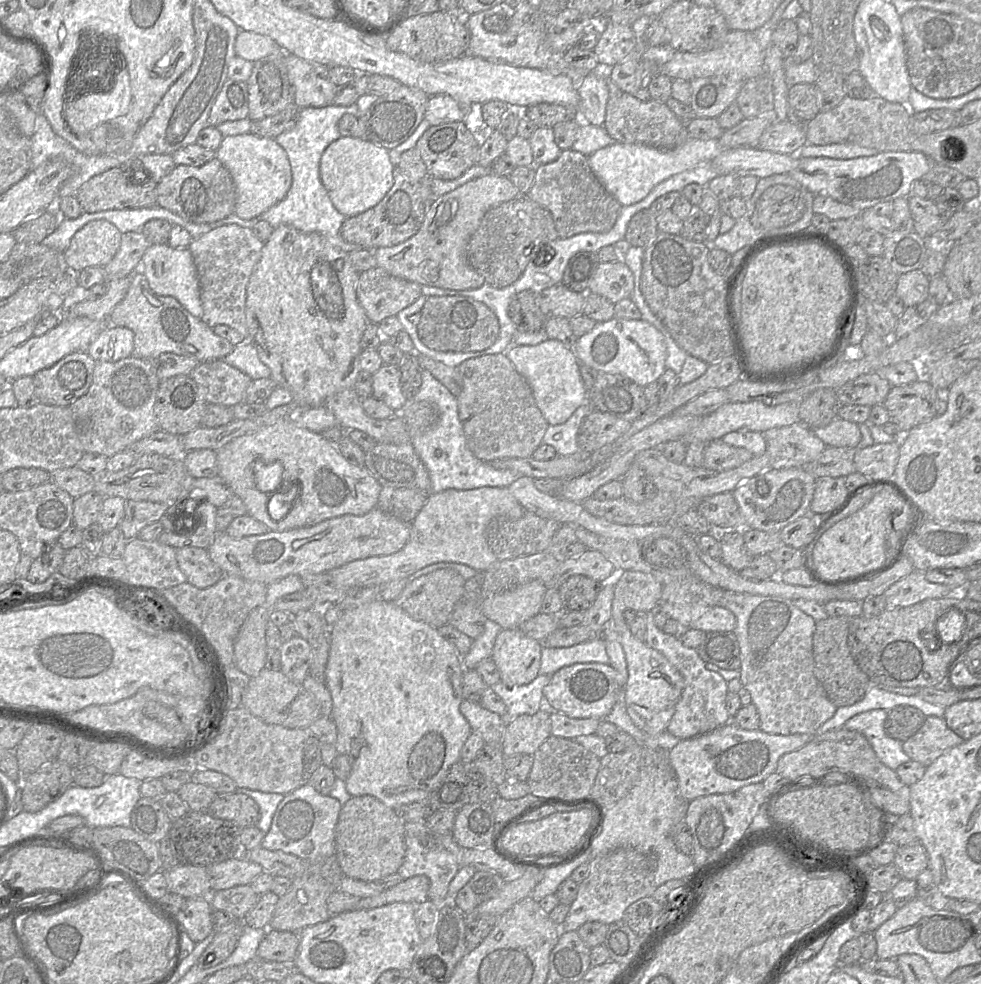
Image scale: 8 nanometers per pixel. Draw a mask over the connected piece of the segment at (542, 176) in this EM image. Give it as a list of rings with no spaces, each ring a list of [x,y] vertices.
[[[570,148],[562,151],[555,161],[535,166],[534,182],[526,196],[550,211],[559,238],[570,238],[580,233],[607,233],[621,212],[622,205],[599,182],[589,166],[588,157]]]

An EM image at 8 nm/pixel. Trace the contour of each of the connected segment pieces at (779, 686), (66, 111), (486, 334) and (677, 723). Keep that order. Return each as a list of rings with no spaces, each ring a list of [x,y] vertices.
[[[724,590],[721,606],[730,610],[736,618],[735,634],[741,655],[740,680],[756,706],[759,729],[778,735],[816,734],[817,729],[832,718],[837,707],[828,699],[823,687],[814,675],[813,634],[816,621],[803,613],[792,600],[779,596],[763,596]]]
[[[122,64],[114,76],[116,78],[114,77],[114,80],[107,89],[95,91],[93,86],[90,85],[93,83],[81,85],[81,89],[85,89],[82,96],[75,97],[74,92],[79,91],[76,88],[66,89],[63,97],[63,118],[71,132],[74,134],[88,134],[101,124],[128,113],[132,99],[128,69]]]
[[[429,296],[422,307],[418,336],[429,349],[441,352],[477,352],[492,346],[499,337],[496,314],[484,303],[466,296]]]
[[[655,611],[644,614],[646,620],[645,643],[662,653],[679,671],[684,680],[681,697],[666,731],[684,740],[706,734],[729,723],[731,717],[725,708],[728,683],[718,673],[705,668],[704,661],[696,649],[684,646],[679,637],[661,631],[654,622],[654,616]]]

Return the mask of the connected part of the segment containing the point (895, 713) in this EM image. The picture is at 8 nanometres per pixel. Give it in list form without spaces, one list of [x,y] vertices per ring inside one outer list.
[[[896,706],[886,711],[884,731],[887,736],[901,742],[912,737],[926,719],[926,716],[913,706]]]

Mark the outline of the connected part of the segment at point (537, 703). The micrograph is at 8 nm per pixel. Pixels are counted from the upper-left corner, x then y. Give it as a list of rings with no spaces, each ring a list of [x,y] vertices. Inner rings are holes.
[[[538,675],[526,685],[508,687],[501,681],[491,686],[502,699],[506,712],[501,716],[505,726],[520,715],[534,715],[545,702],[543,688],[549,683],[552,675]]]

